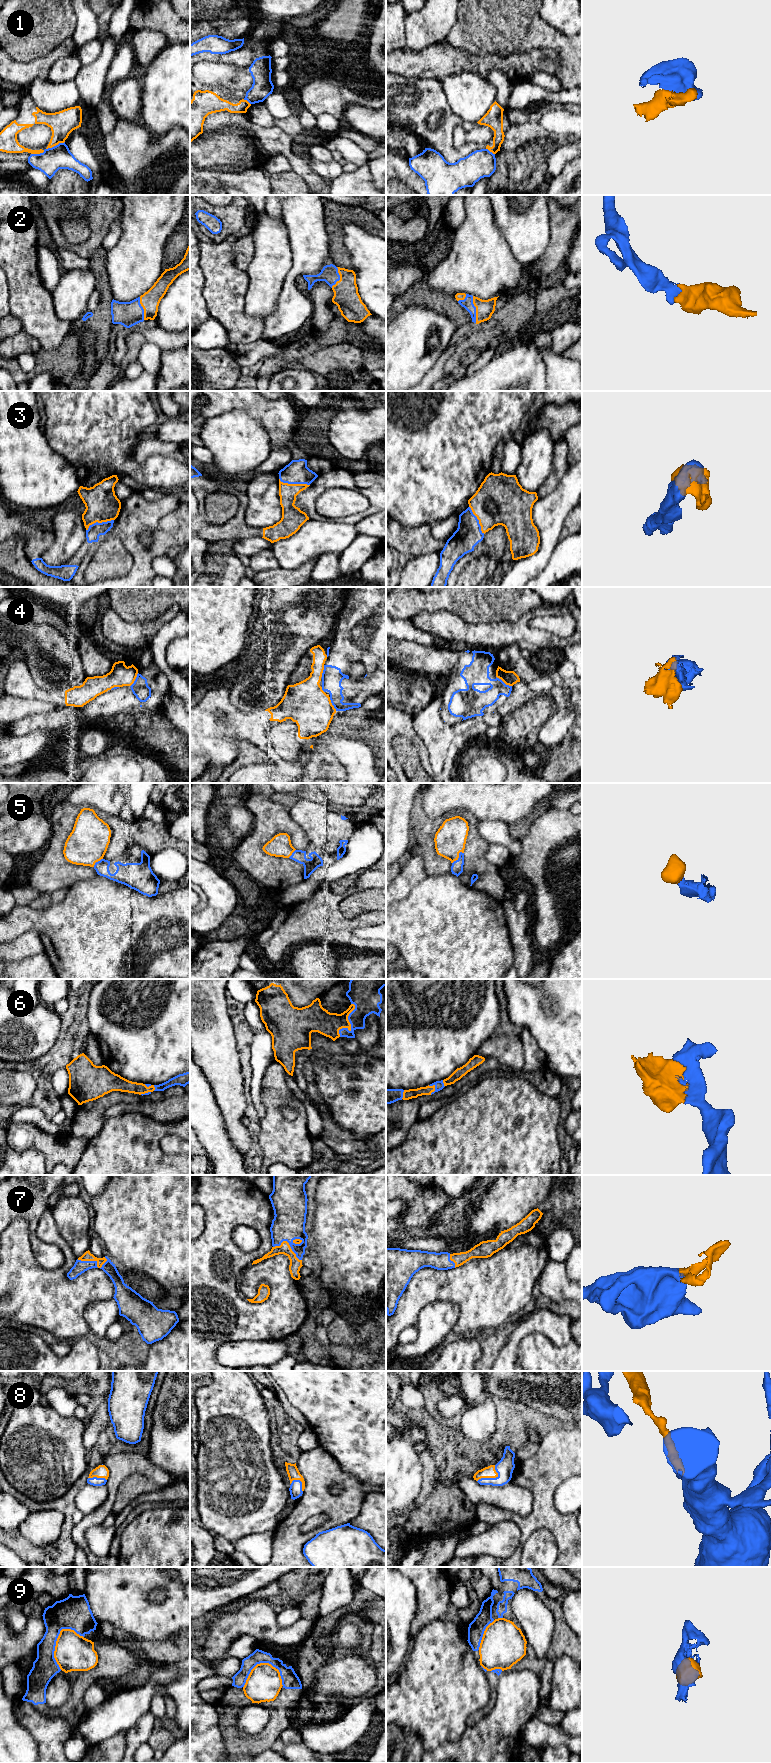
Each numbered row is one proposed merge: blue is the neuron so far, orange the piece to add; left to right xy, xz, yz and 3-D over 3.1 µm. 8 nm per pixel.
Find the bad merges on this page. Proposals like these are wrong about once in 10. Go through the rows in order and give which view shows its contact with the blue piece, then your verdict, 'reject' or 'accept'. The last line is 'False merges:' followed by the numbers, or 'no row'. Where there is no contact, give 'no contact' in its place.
1: contact in xy; reject
2: contact in yz; accept
3: contact in xz; accept
4: contact in yz; reject
5: contact in yz; accept
6: contact in xz; accept
7: contact in xz; accept
8: contact in yz; accept
9: contact in xy; reject
False merges: 1, 4, 9

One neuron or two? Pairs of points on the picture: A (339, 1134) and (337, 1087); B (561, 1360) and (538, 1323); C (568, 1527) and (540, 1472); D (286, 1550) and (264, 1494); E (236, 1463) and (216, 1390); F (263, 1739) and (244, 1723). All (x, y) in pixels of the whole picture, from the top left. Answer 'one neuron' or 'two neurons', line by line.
A: two neurons
B: two neurons
C: one neuron
D: two neurons
E: one neuron
F: two neurons

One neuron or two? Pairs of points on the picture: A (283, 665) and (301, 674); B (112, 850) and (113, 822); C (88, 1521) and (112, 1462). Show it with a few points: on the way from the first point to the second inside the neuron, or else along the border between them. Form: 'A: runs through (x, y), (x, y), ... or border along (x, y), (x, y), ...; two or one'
A: border along (305, 652), (290, 674), (287, 684); two
B: runs through (116, 843), (116, 829); one
C: runs through (103, 1509), (111, 1499), (113, 1477); one

